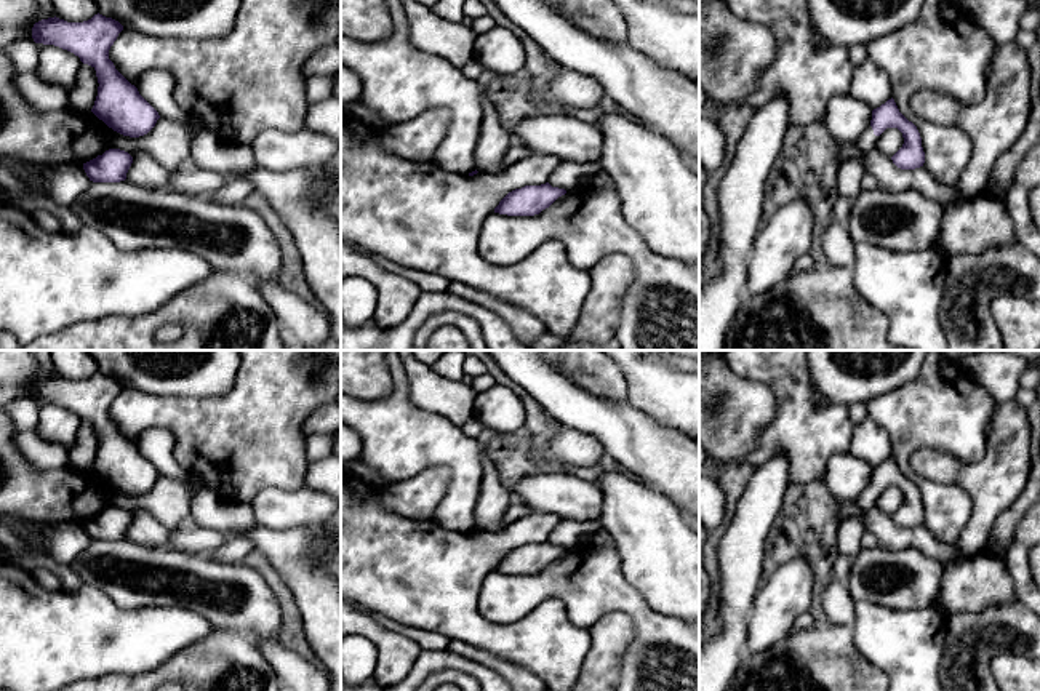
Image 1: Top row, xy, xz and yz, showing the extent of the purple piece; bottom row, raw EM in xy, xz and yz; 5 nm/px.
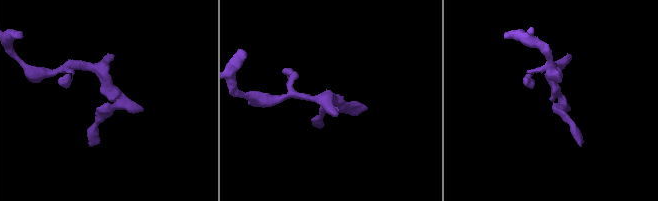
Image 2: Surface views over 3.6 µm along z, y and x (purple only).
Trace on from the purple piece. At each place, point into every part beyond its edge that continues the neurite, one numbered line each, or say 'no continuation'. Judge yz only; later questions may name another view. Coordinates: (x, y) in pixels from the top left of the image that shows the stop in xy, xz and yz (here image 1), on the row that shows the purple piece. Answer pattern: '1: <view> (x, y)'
1: yz (850, 175)

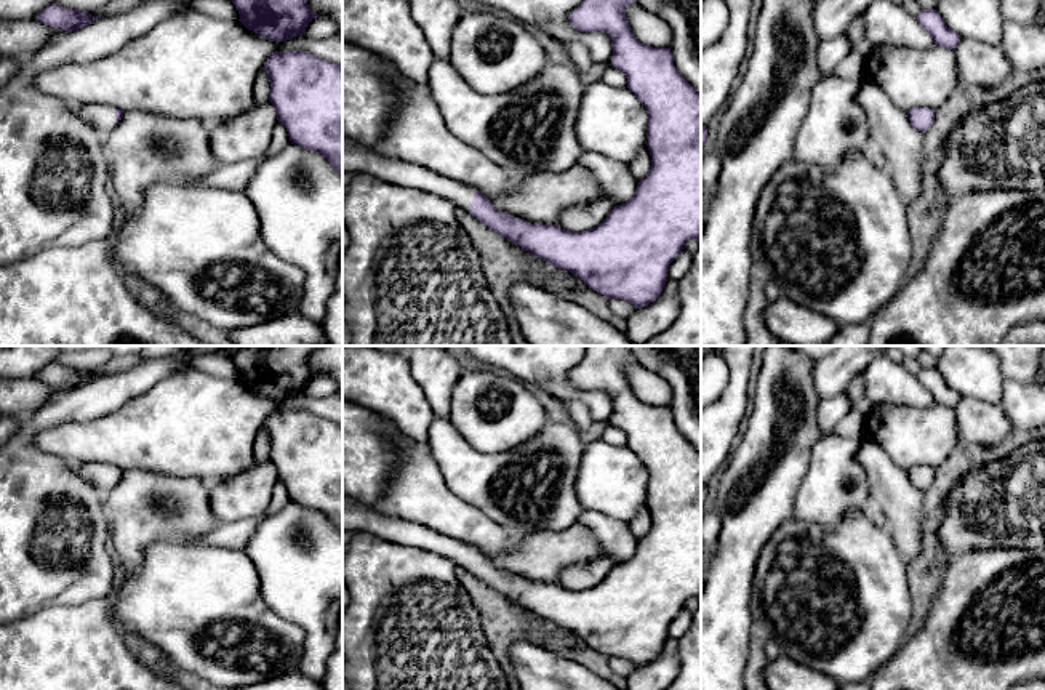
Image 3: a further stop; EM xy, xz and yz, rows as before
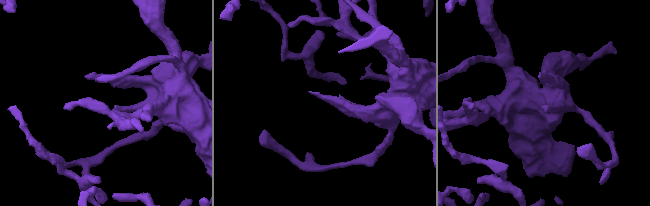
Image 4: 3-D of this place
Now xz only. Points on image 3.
1: xz (357, 159)

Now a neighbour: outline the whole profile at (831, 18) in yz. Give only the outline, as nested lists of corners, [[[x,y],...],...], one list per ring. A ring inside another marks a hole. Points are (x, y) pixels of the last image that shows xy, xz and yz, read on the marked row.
[[[819,0],[813,6],[813,26],[819,42],[840,37],[850,22],[864,14],[874,0]]]

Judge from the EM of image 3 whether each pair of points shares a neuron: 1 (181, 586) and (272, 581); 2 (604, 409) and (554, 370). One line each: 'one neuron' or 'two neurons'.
1: two neurons
2: one neuron

